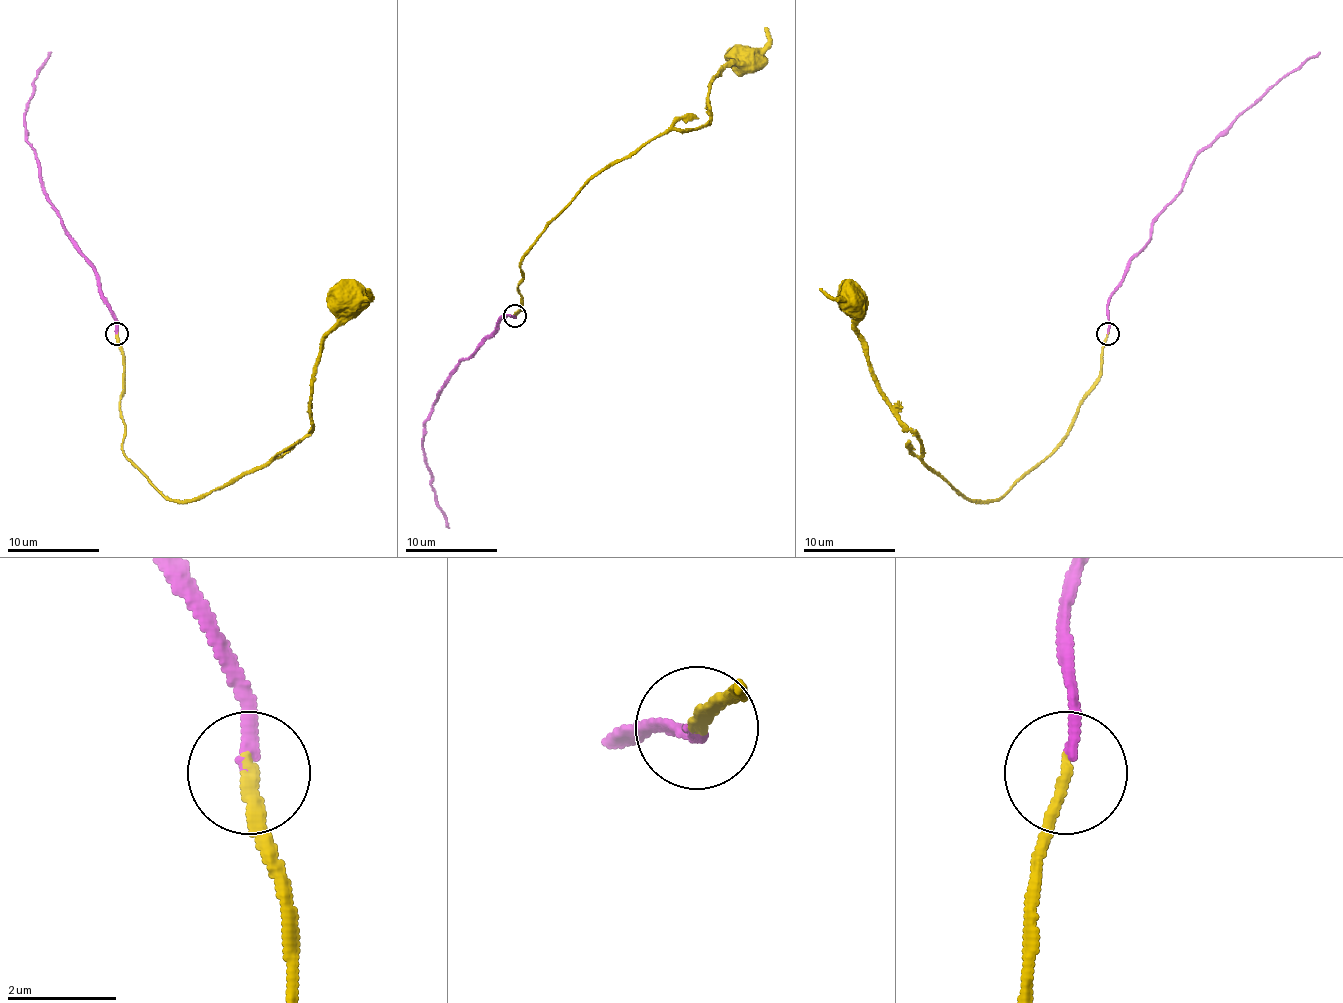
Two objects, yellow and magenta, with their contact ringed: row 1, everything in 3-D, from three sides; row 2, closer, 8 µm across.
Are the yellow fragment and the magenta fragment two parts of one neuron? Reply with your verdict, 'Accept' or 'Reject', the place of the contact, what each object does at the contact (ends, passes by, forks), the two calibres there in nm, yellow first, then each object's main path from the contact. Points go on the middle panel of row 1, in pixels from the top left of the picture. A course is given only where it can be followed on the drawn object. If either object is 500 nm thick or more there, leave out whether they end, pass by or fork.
Accept. Place: (514, 315). At the ring yellow ends. At the ring magenta ends. Thickness 240 nm (yellow) against 150 nm. Course of yellow: (515, 315), (520, 260), (568, 205), (657, 136), (710, 117), (708, 85), (742, 65). Course of magenta: (515, 315), (499, 322), (455, 368), (432, 407), (423, 434), (423, 462), (449, 528)

